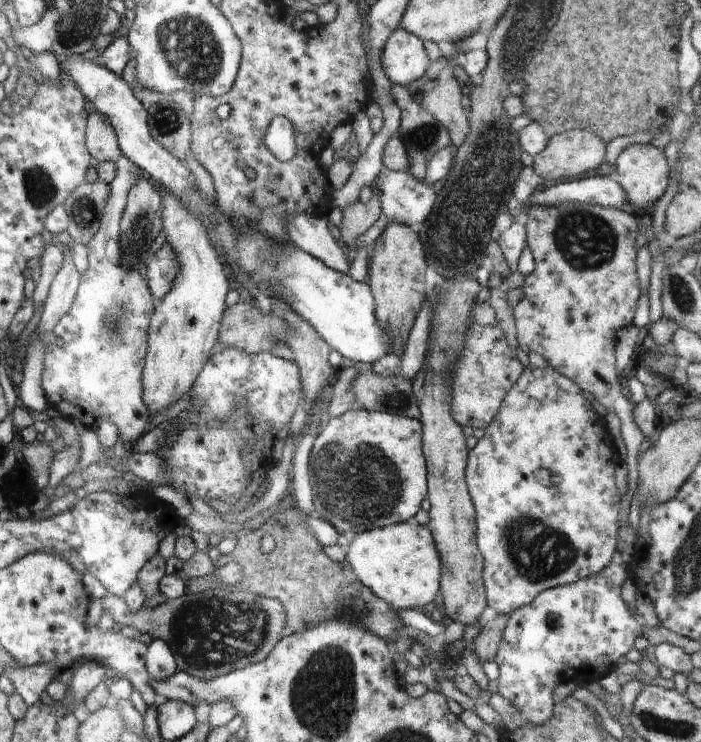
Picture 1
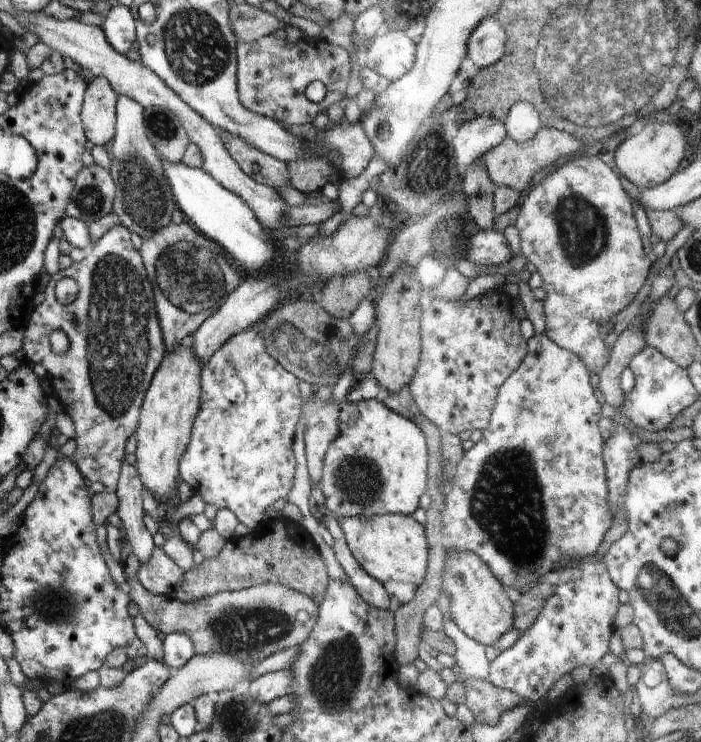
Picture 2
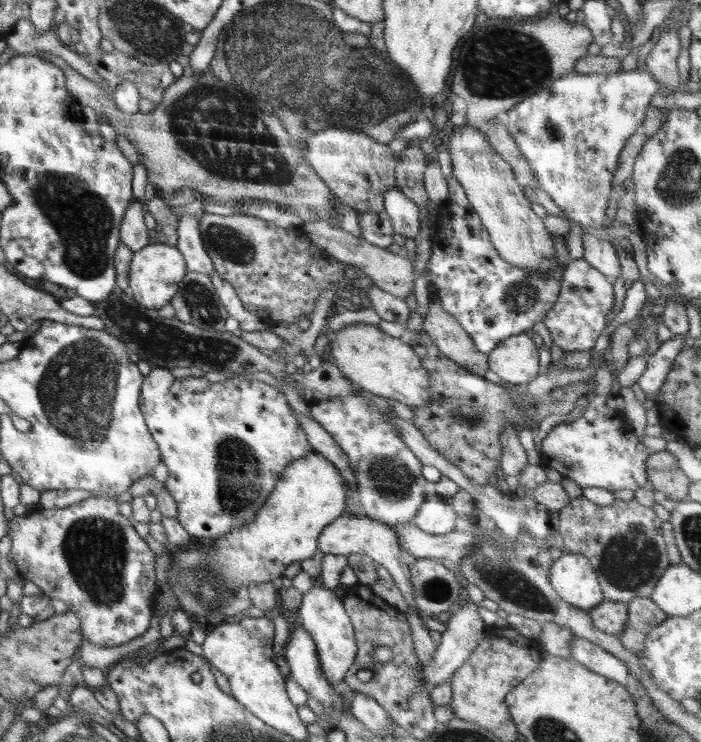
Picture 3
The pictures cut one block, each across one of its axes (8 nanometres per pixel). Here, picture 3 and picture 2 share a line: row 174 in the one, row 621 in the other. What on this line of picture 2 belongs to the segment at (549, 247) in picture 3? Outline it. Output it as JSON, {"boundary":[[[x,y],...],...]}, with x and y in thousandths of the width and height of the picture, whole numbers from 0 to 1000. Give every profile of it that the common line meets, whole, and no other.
{"boundary":[[[639,737],[635,745],[631,798],[639,806],[641,832],[665,857],[678,865],[692,872],[708,871],[716,856],[733,845],[733,813],[728,810],[725,795],[682,749],[643,737]]]}

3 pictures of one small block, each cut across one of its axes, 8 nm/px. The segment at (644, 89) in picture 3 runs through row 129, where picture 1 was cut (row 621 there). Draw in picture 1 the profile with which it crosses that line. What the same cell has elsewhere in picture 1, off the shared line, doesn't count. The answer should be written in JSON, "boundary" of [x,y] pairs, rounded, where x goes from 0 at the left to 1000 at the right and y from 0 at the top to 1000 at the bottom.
{"boundary":[[[872,757],[859,768],[859,771],[853,771],[853,774],[847,774],[847,776],[839,776],[839,779],[827,779],[827,782],[822,782],[822,784],[816,787],[807,787],[790,792],[785,792],[777,795],[776,798],[770,798],[762,809],[756,814],[743,817],[738,819],[733,825],[725,832],[725,838],[722,838],[722,846],[719,846],[719,852],[716,856],[716,863],[713,864],[710,879],[705,887],[705,891],[710,896],[712,900],[712,911],[710,916],[710,934],[716,941],[722,941],[725,946],[728,946],[738,957],[745,962],[749,968],[749,973],[755,973],[759,976],[776,976],[785,965],[789,965],[789,950],[790,941],[787,941],[787,935],[790,935],[790,930],[793,930],[795,922],[790,922],[790,911],[793,911],[793,919],[802,919],[802,914],[805,911],[816,911],[816,879],[819,879],[819,887],[822,887],[822,895],[825,895],[825,900],[830,900],[833,903],[833,908],[842,903],[842,908],[845,908],[845,903],[850,903],[850,914],[853,911],[859,912],[859,908],[867,908],[869,906],[883,904],[882,889],[894,881],[894,879],[903,872],[904,863],[907,863],[909,857],[916,856],[916,841],[912,837],[909,830],[904,830],[902,825],[899,825],[899,819],[890,814],[890,809],[887,809],[886,792],[893,782],[896,774],[893,772],[893,765],[890,760],[882,760],[877,757]]]}

